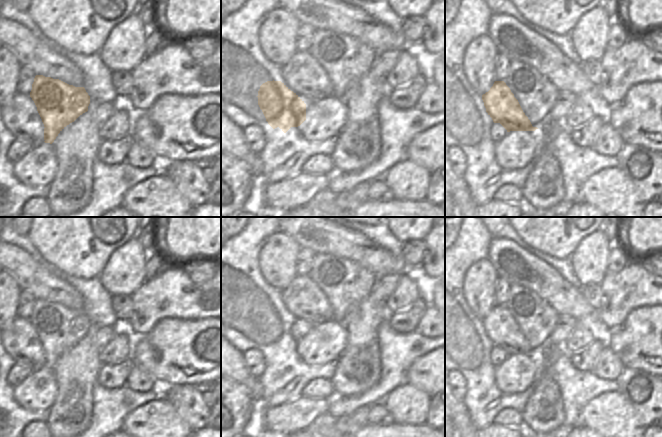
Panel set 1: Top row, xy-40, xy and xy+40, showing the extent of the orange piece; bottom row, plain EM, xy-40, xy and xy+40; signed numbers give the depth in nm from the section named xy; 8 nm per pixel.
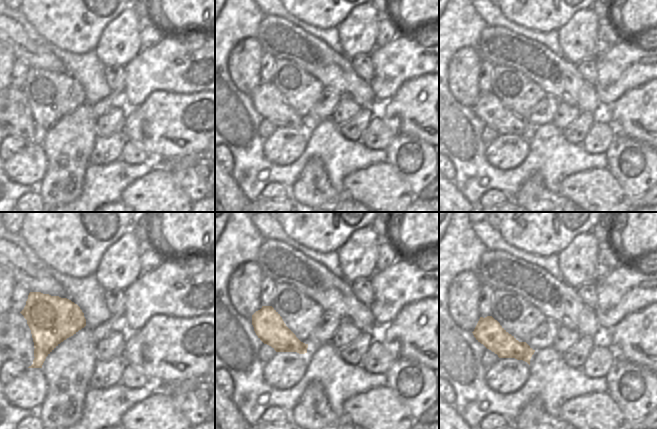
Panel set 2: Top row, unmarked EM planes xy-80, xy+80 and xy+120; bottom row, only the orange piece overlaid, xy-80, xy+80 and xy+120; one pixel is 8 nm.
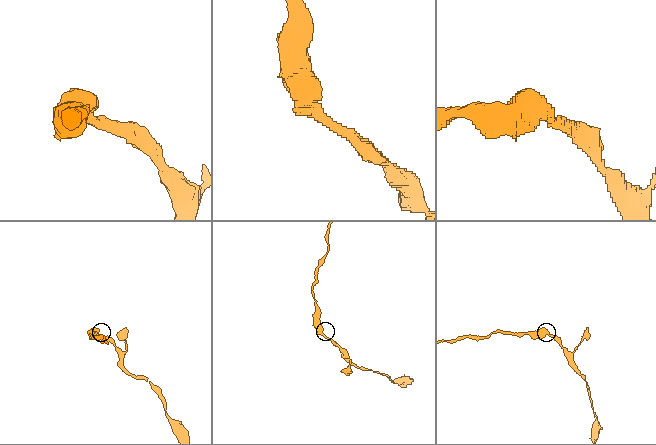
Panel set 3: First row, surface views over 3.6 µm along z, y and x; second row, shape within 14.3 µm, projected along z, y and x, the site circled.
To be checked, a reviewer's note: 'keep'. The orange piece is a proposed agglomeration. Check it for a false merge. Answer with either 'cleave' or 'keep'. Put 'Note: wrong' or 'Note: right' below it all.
cleave
Note: wrong

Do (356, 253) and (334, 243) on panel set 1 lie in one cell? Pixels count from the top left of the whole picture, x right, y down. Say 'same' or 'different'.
different

